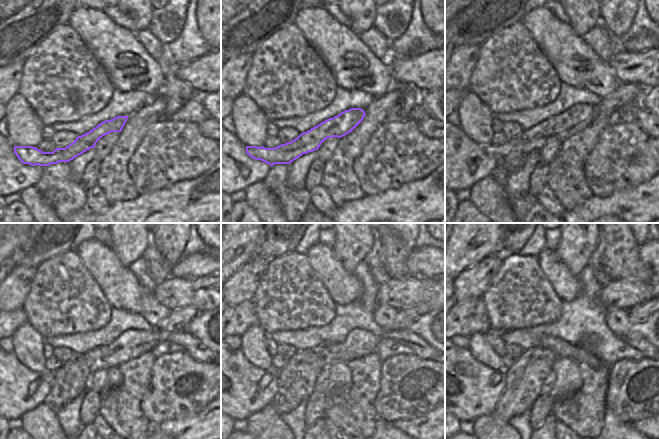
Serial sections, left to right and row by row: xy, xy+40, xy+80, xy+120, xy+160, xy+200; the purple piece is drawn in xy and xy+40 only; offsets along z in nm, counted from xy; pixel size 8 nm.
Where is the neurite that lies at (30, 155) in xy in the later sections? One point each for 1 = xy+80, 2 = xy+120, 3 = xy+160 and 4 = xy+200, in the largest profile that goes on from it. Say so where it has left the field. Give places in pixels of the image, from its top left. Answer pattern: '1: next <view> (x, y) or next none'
1: next xy+80 (578, 117)
2: next xy+120 (130, 344)
3: next xy+160 (359, 343)
4: next xy+200 (636, 341)

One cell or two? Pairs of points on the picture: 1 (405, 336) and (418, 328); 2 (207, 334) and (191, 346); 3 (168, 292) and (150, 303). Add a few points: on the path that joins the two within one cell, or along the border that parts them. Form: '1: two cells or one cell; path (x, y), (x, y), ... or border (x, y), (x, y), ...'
1: two cells; border (408, 329), (431, 345)
2: two cells; border (185, 330), (197, 337), (210, 349)
3: two cells; border (153, 292), (153, 295), (169, 310)

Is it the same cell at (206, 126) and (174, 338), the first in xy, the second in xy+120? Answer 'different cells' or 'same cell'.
same cell

